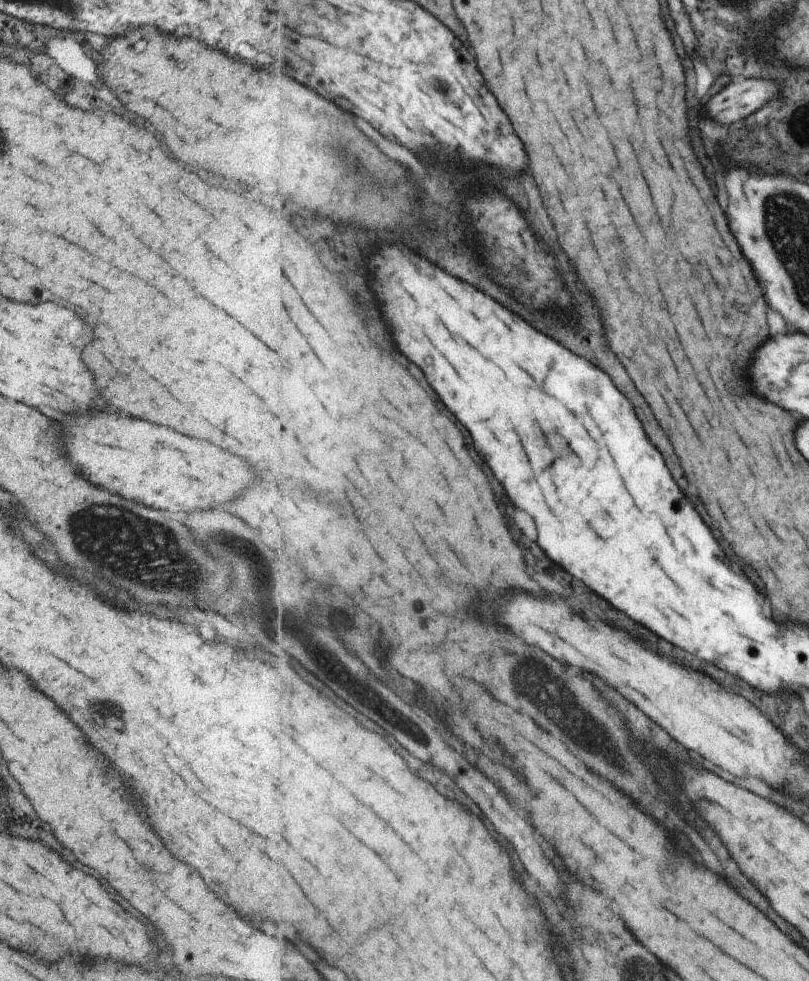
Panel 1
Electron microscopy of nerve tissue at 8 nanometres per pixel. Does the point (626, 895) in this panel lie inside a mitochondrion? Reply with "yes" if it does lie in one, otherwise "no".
no

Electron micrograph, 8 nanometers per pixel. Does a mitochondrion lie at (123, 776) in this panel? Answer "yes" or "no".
no

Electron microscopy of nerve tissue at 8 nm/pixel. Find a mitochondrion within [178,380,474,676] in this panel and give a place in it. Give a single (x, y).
(268, 617)

